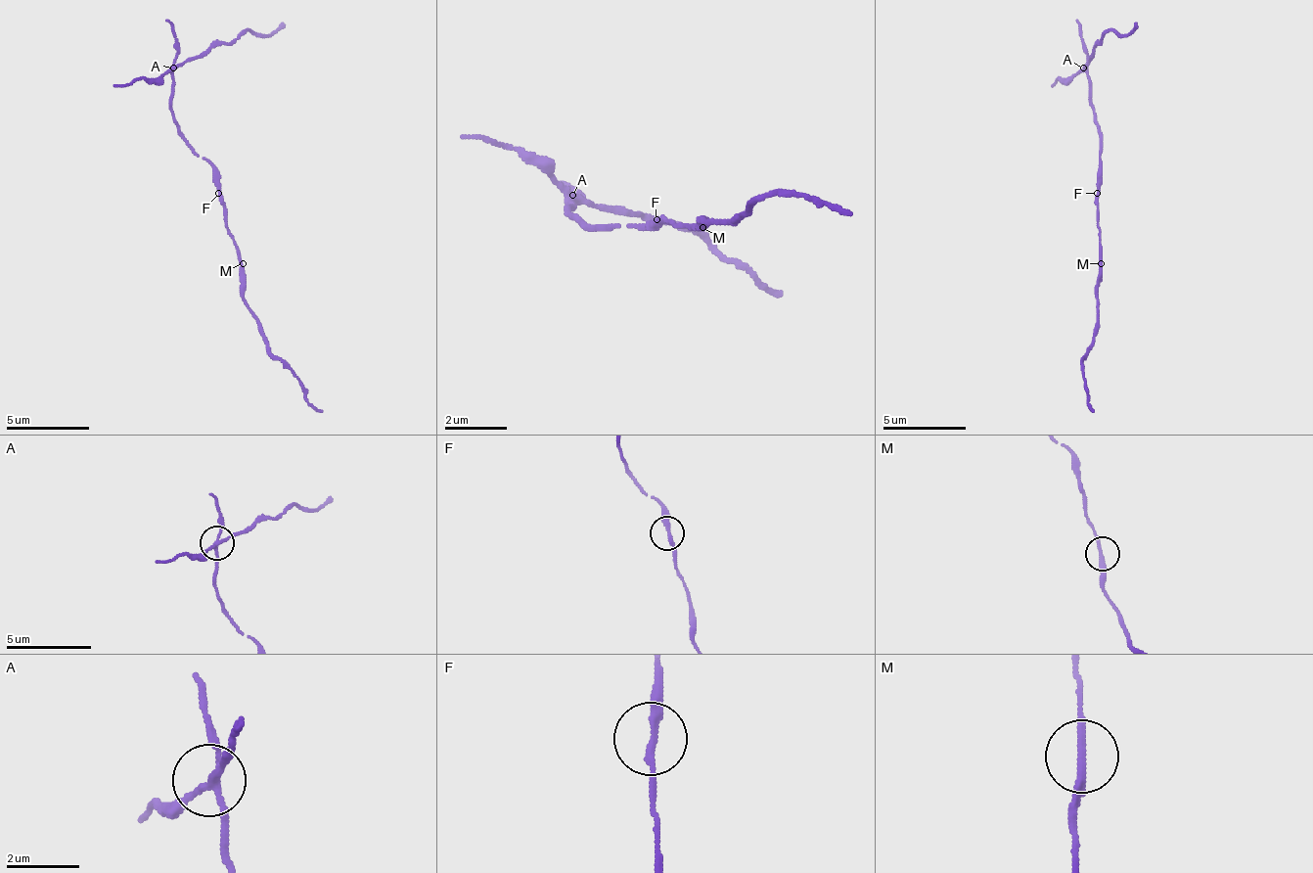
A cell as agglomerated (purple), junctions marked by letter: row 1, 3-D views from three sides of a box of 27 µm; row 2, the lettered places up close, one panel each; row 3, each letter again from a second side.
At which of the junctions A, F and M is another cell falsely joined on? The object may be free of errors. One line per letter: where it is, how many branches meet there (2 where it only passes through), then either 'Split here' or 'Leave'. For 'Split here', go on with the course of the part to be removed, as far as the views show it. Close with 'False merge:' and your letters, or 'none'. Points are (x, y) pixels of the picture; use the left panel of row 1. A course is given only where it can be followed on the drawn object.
A: Place: (173, 68). Branches: 4. Split here. Course of the part to remove: (172, 68), (239, 40), (247, 31), (272, 35), (284, 23)
F: Place: (218, 193). Branches: 2. Leave
M: Place: (243, 263). Branches: 2. Leave
False merge: A

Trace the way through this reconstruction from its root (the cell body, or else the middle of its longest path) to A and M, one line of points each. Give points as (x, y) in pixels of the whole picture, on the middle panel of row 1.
A: (656, 219), (649, 219), (641, 227), (586, 227), (570, 212), (570, 197)
M: (656, 219), (671, 219), (679, 227), (702, 227)

